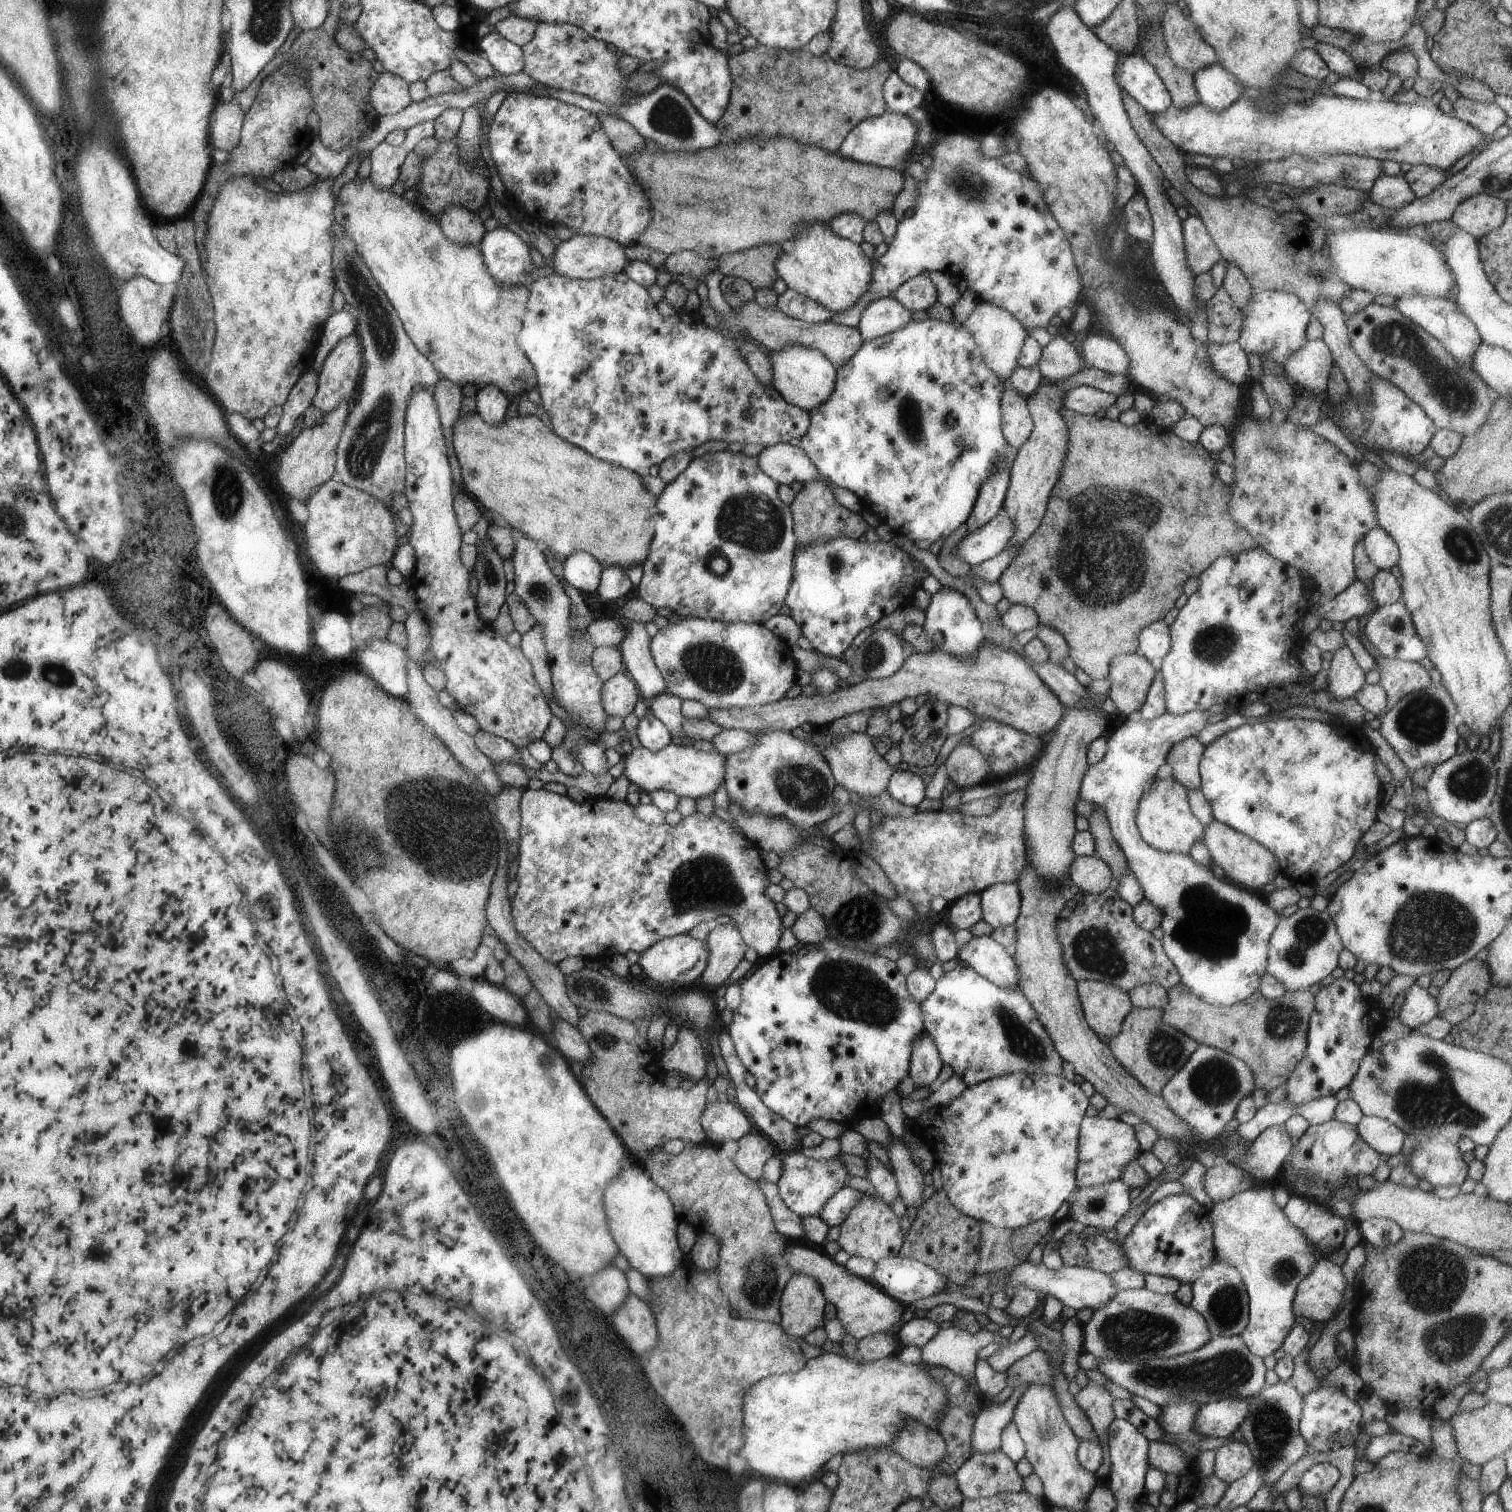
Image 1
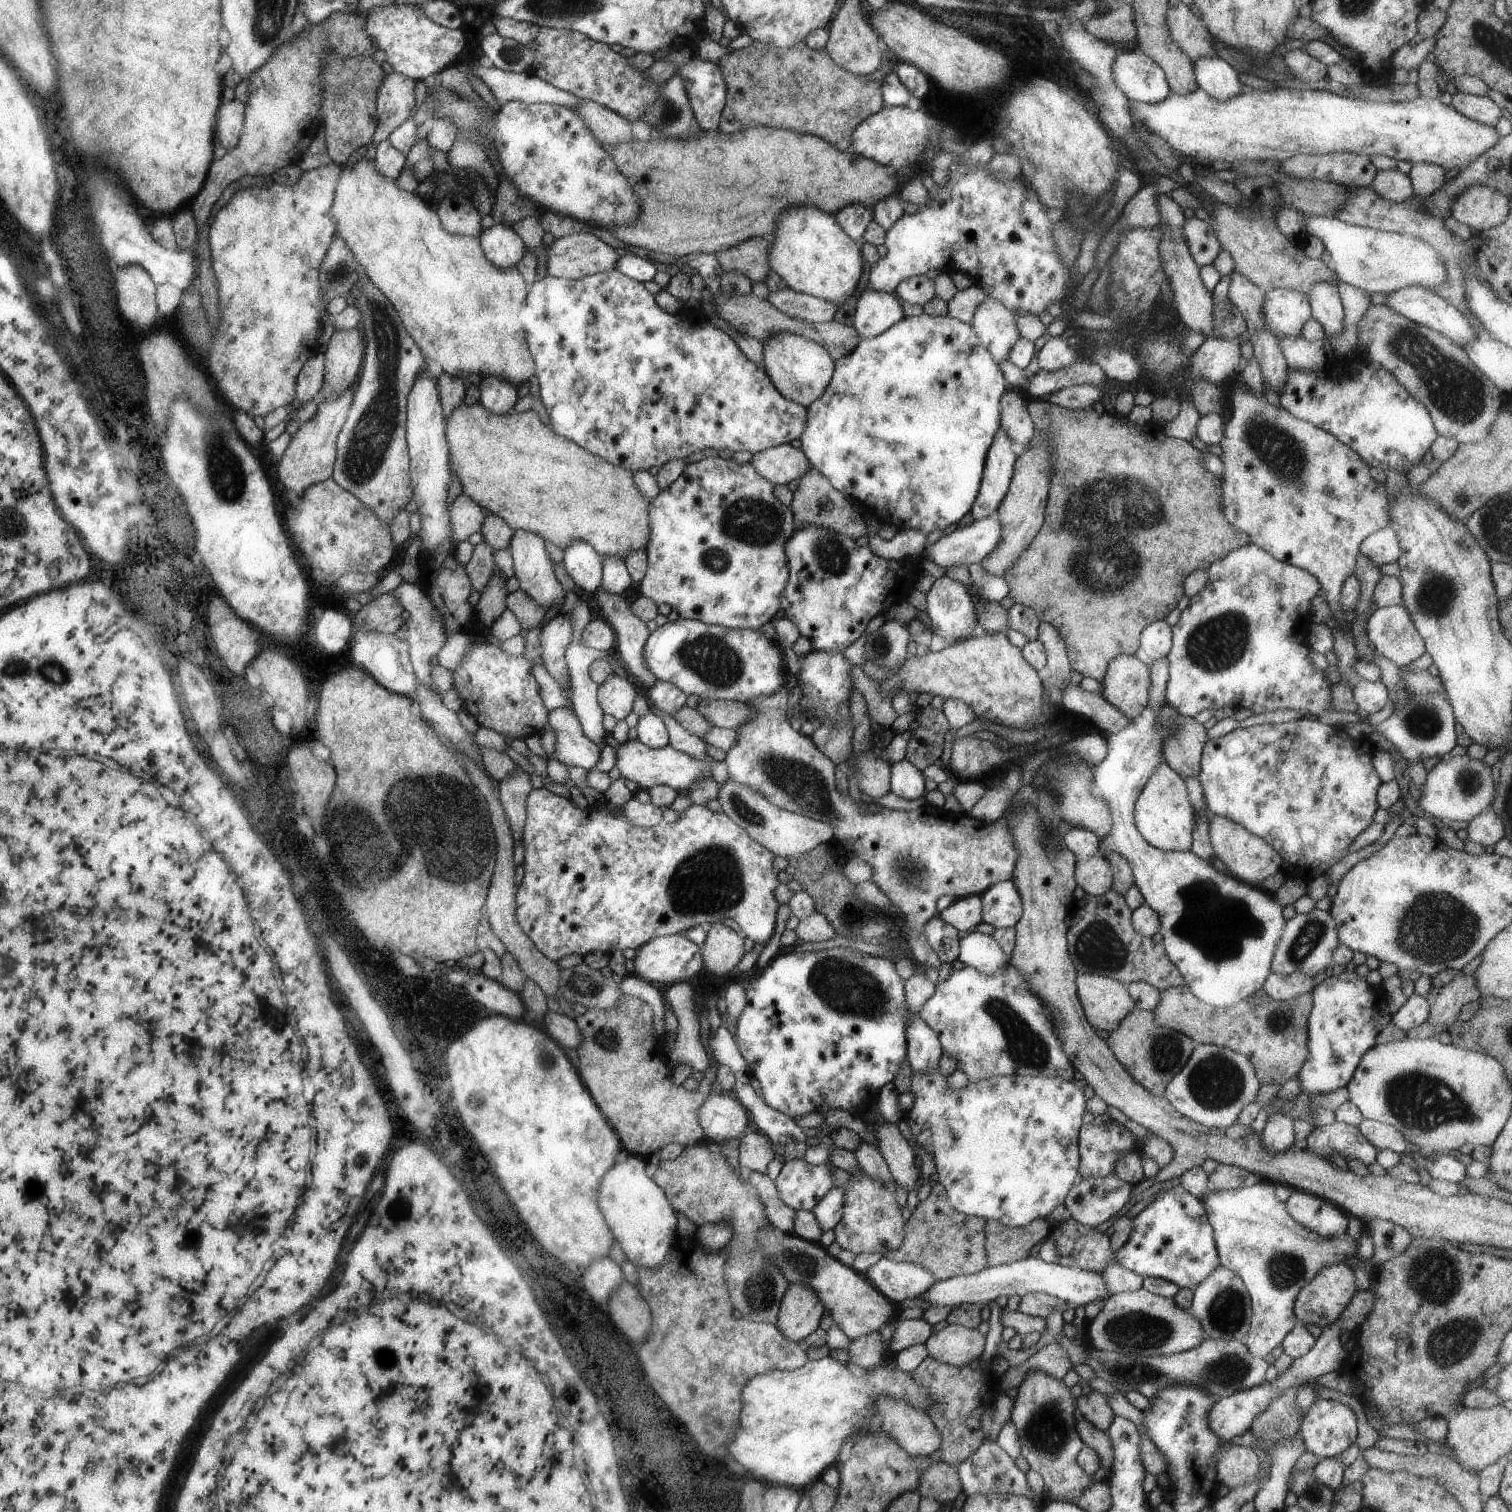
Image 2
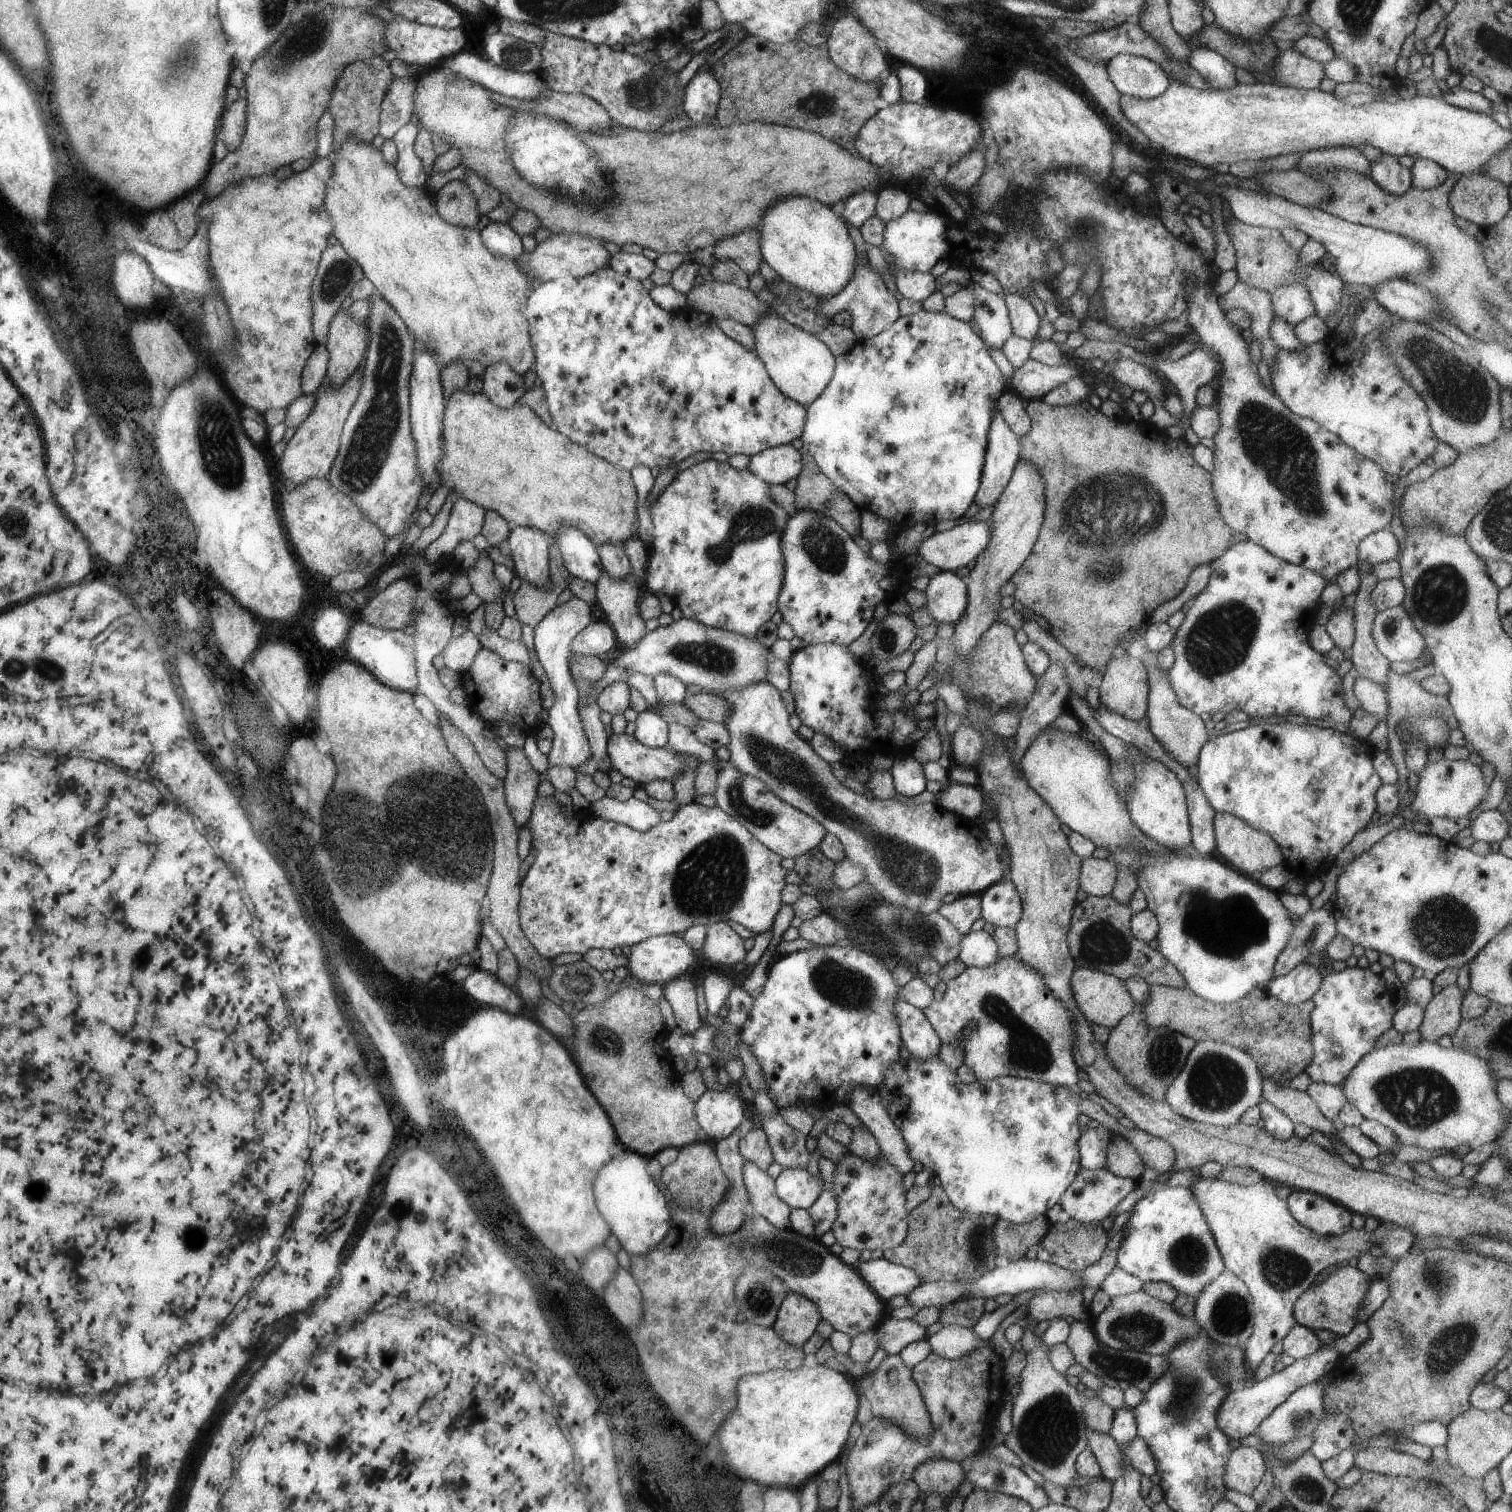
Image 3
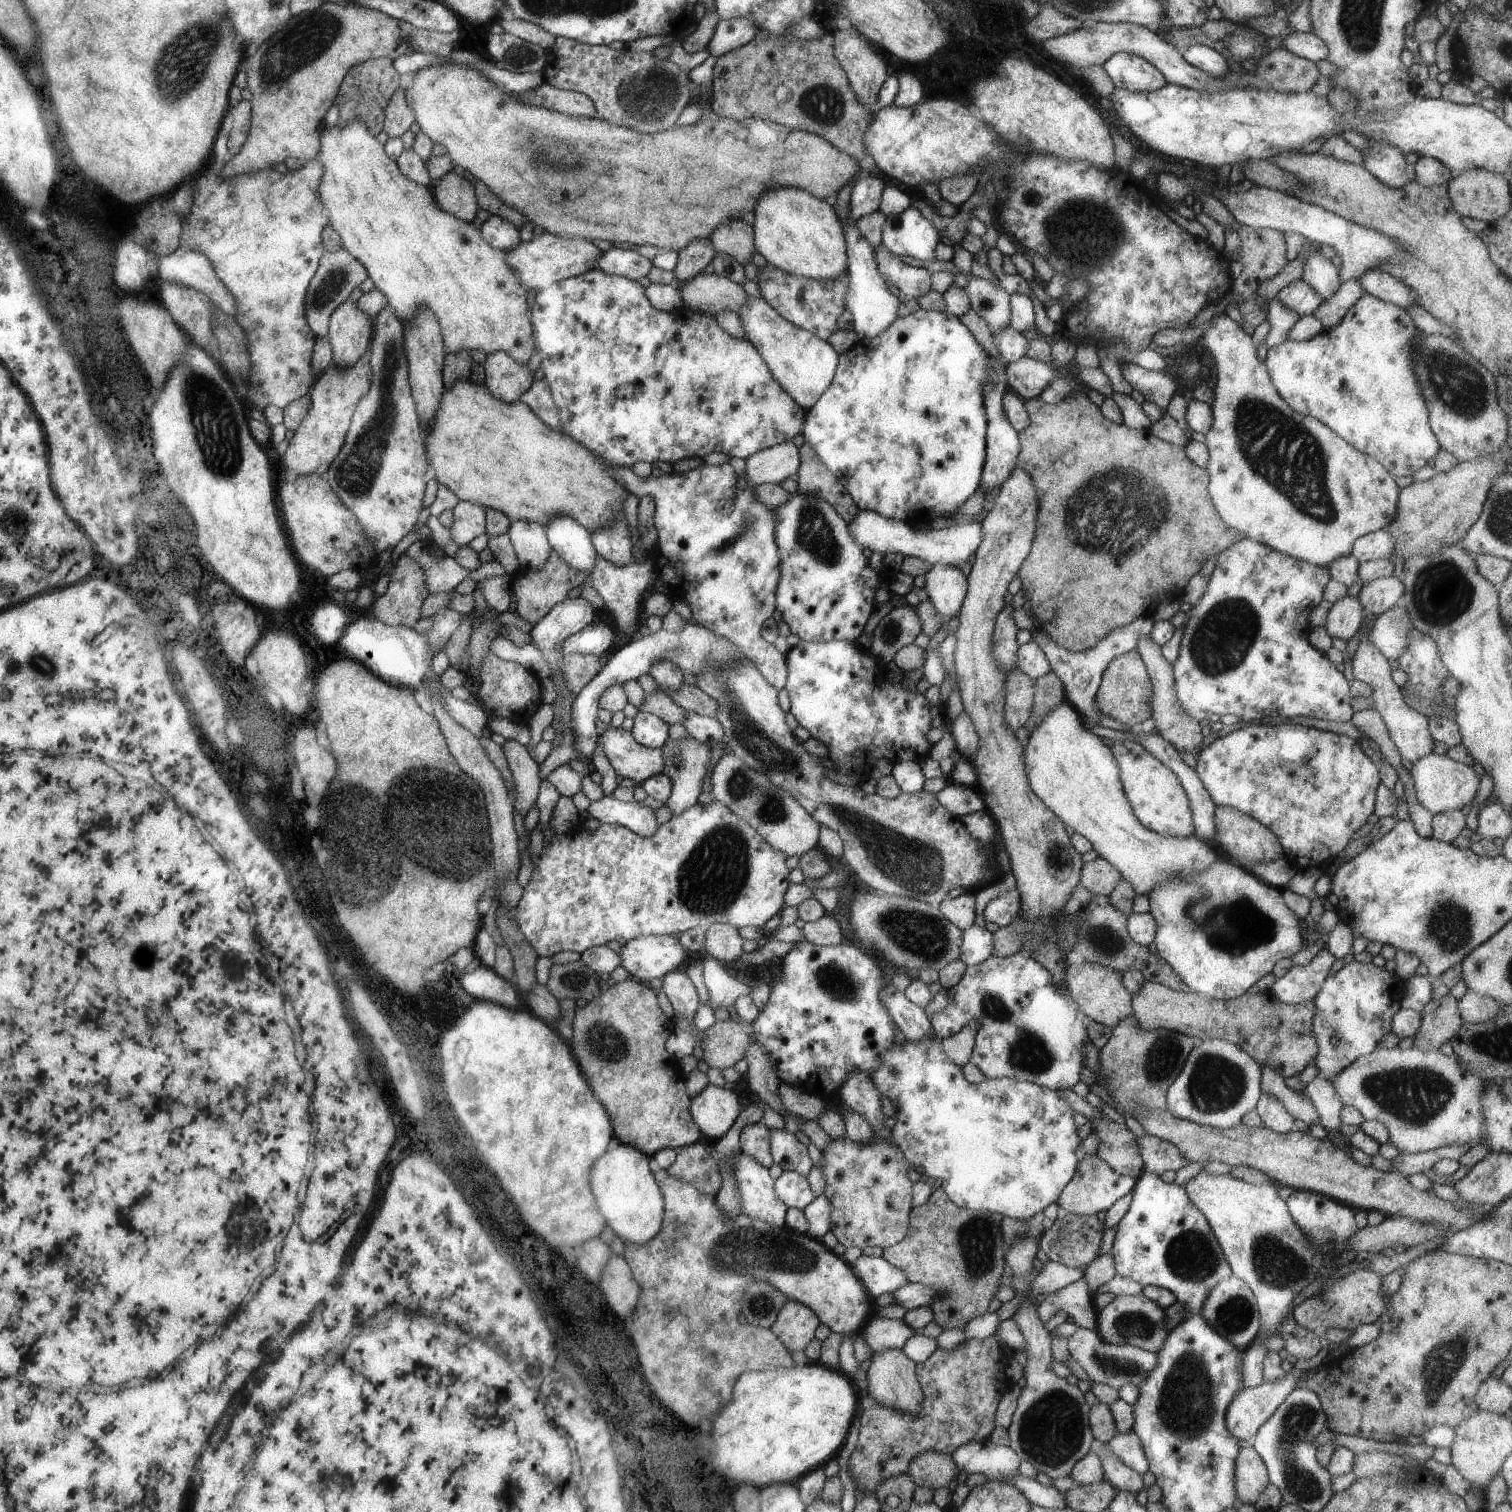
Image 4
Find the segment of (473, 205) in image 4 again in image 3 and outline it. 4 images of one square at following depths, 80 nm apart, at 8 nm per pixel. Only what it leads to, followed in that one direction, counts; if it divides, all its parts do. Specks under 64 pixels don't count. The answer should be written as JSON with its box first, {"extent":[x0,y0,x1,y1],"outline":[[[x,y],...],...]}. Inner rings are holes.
{"extent":[436,179,481,228],"outline":[[[459,179],[446,183],[436,192],[436,206],[449,223],[464,228],[476,226],[481,214],[471,188]]]}

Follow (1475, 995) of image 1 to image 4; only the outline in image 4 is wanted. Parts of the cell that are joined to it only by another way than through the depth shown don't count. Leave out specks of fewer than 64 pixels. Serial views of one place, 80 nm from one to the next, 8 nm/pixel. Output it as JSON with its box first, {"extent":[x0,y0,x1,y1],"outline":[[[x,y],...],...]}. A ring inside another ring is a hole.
{"extent":[1413,992,1460,1051],"outline":[[[1450,992],[1440,1000],[1432,999],[1421,1012],[1421,1025],[1413,1038],[1413,1047],[1421,1051],[1438,1051],[1460,1027],[1458,1001]]]}

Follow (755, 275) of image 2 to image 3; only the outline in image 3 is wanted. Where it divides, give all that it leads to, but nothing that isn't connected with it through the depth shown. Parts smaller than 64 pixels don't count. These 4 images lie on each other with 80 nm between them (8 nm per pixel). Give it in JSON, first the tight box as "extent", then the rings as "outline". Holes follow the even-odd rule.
{"extent":[712,228,762,276],"outline":[[[756,228],[744,229],[742,233],[724,237],[712,246],[714,256],[733,260],[748,276],[759,273],[762,255],[760,252],[760,233]]]}

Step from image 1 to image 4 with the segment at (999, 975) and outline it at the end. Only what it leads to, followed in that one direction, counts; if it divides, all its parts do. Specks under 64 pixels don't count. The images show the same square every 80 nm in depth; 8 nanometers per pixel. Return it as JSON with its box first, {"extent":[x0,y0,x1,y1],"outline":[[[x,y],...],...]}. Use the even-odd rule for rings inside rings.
{"extent":[960,923,994,966],"outline":[[[975,923],[964,929],[961,936],[960,960],[967,966],[974,966],[984,962],[994,950],[993,934]]]}

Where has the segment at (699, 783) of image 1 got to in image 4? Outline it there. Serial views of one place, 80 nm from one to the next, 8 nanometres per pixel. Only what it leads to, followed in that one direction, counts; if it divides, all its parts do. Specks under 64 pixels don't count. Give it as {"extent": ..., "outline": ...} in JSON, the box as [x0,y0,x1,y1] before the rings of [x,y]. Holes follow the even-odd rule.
{"extent":[599,726,666,785],"outline":[[[610,726],[599,736],[599,749],[608,757],[617,774],[634,780],[636,785],[664,773],[666,768],[660,747],[645,747],[624,727]]]}

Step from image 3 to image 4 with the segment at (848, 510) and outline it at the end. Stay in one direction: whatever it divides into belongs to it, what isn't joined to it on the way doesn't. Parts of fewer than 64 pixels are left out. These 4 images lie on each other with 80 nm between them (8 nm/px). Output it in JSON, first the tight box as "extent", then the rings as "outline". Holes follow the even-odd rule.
{"extent":[798,440,860,523],"outline":[[[806,440],[799,447],[801,465],[799,466],[798,486],[800,493],[812,491],[824,497],[834,510],[848,523],[860,512],[844,485],[824,464],[817,452]]]}

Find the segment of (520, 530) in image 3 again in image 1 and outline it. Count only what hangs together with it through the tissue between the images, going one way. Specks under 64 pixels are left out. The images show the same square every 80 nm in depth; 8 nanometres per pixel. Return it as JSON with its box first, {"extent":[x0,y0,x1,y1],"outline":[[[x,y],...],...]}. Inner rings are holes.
{"extent":[511,535,608,777],"outline":[[[518,535],[511,559],[514,563],[514,593],[518,595],[518,598],[523,599],[525,605],[535,615],[536,623],[542,627],[548,664],[551,670],[550,685],[560,700],[560,704],[558,703],[559,715],[566,724],[562,742],[551,750],[551,758],[556,761],[559,770],[565,775],[577,777],[583,771],[583,766],[575,758],[575,750],[579,749],[579,746],[584,743],[590,743],[592,735],[598,736],[602,731],[606,731],[608,714],[602,704],[604,681],[596,674],[594,667],[591,665],[591,660],[577,663],[572,658],[572,629],[569,619],[571,600],[564,586],[562,586],[562,582],[552,574],[546,556],[538,548],[538,541]]]}

